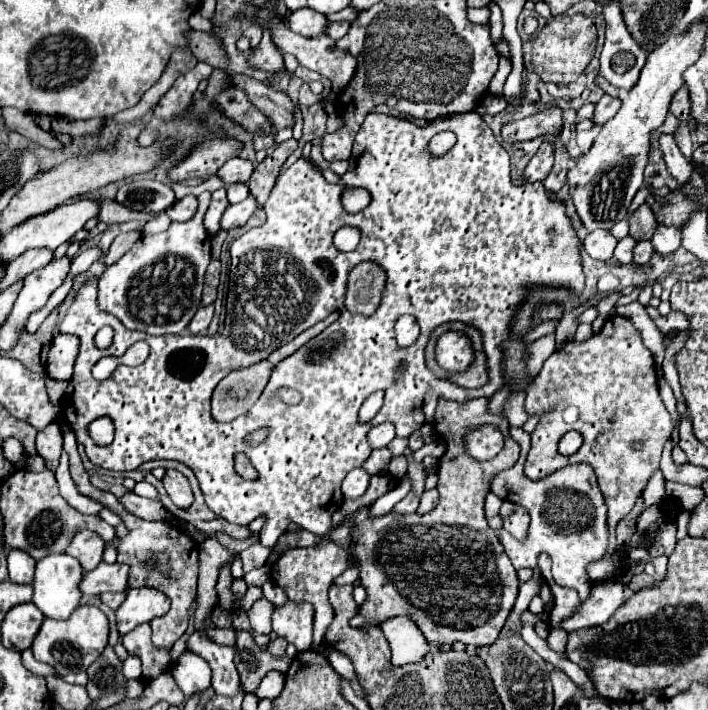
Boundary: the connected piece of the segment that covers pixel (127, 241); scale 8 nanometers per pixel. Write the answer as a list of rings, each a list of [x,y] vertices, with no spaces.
[[[128,232],[128,234],[120,234],[114,242],[112,242],[112,246],[108,248],[108,252],[106,252],[106,260],[104,260],[104,266],[112,266],[114,262],[118,262],[132,246],[134,246],[134,242],[140,238],[140,232]]]

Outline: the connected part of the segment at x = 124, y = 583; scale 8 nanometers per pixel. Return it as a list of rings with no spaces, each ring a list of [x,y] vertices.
[[[102,562],[96,570],[84,572],[80,588],[84,594],[104,594],[104,592],[126,592],[128,590],[130,566],[114,562]]]

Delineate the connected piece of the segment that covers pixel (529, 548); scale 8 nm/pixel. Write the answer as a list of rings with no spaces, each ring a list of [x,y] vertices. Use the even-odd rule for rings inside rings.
[[[512,428],[510,436],[520,444],[520,460],[510,468],[494,476],[492,492],[508,502],[520,504],[530,512],[530,530],[524,542],[514,540],[508,532],[501,531],[500,542],[510,556],[516,570],[536,568],[536,554],[546,552],[552,558],[552,574],[556,584],[574,588],[584,602],[590,596],[592,580],[588,576],[588,566],[600,562],[608,550],[608,524],[606,524],[606,504],[600,494],[594,468],[588,464],[572,464],[552,472],[546,478],[530,480],[524,474],[524,465],[530,450],[530,434],[522,428]]]

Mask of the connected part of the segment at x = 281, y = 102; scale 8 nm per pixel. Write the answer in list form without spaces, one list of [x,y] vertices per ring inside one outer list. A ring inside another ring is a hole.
[[[234,74],[232,82],[236,88],[244,90],[248,100],[266,114],[266,118],[272,122],[272,126],[276,128],[277,134],[275,144],[280,144],[292,138],[292,129],[284,128],[284,126],[292,126],[294,124],[294,104],[290,102],[290,98],[284,92],[276,92],[270,86],[262,84],[256,78],[250,78],[246,74]]]

